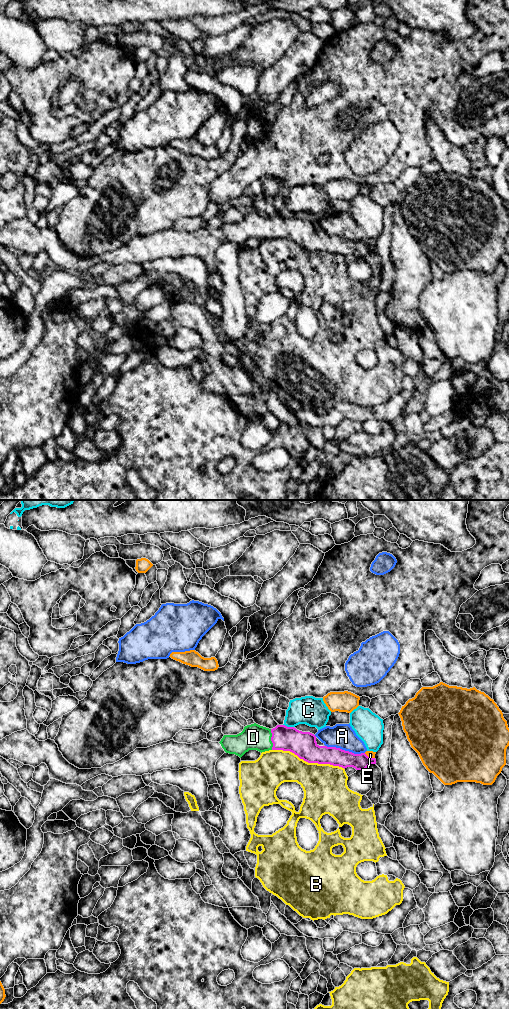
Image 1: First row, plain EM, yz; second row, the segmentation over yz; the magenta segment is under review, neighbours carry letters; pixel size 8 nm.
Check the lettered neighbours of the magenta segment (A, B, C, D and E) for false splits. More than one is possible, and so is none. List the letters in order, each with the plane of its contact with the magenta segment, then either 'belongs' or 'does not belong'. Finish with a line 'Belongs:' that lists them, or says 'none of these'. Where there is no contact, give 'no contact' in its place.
A: yz | does not belong
B: yz | does not belong
C: yz | does not belong
D: yz | belongs
E: yz | does not belong
Belongs: D

